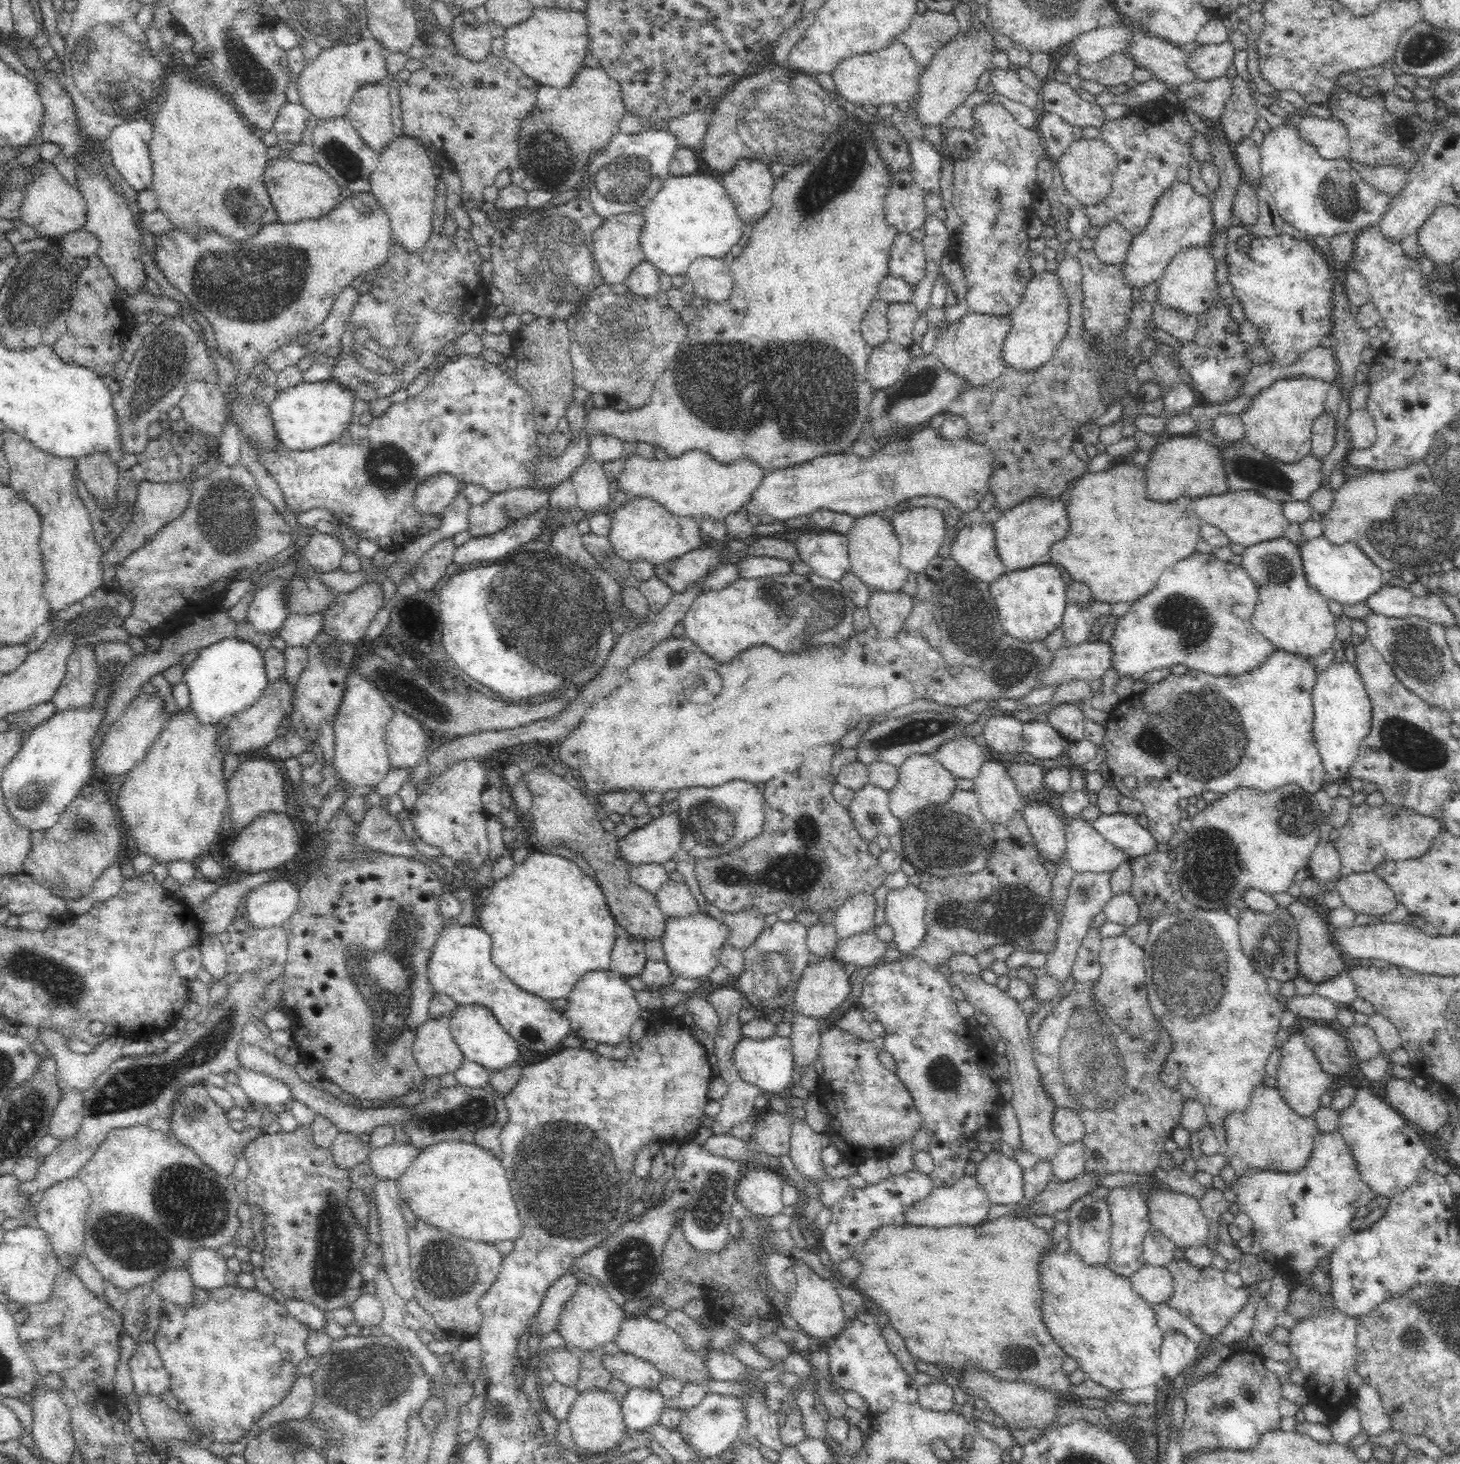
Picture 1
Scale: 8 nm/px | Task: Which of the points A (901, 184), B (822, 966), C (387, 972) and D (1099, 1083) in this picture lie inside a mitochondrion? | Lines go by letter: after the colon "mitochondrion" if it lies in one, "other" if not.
A: other
B: other
C: mitochondrion
D: mitochondrion

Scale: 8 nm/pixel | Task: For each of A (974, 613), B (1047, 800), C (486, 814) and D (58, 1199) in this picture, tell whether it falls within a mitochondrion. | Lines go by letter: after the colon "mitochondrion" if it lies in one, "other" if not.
A: mitochondrion
B: other
C: other
D: other

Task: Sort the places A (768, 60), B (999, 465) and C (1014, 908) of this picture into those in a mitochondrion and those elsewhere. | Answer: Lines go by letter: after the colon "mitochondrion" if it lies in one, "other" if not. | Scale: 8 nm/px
A: other
B: other
C: mitochondrion

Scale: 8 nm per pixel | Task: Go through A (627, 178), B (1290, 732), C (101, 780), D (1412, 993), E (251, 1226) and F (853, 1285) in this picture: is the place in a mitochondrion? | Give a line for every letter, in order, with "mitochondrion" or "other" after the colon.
A: mitochondrion
B: other
C: other
D: other
E: other
F: other

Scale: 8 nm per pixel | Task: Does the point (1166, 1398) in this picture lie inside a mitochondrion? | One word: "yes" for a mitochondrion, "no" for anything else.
no

